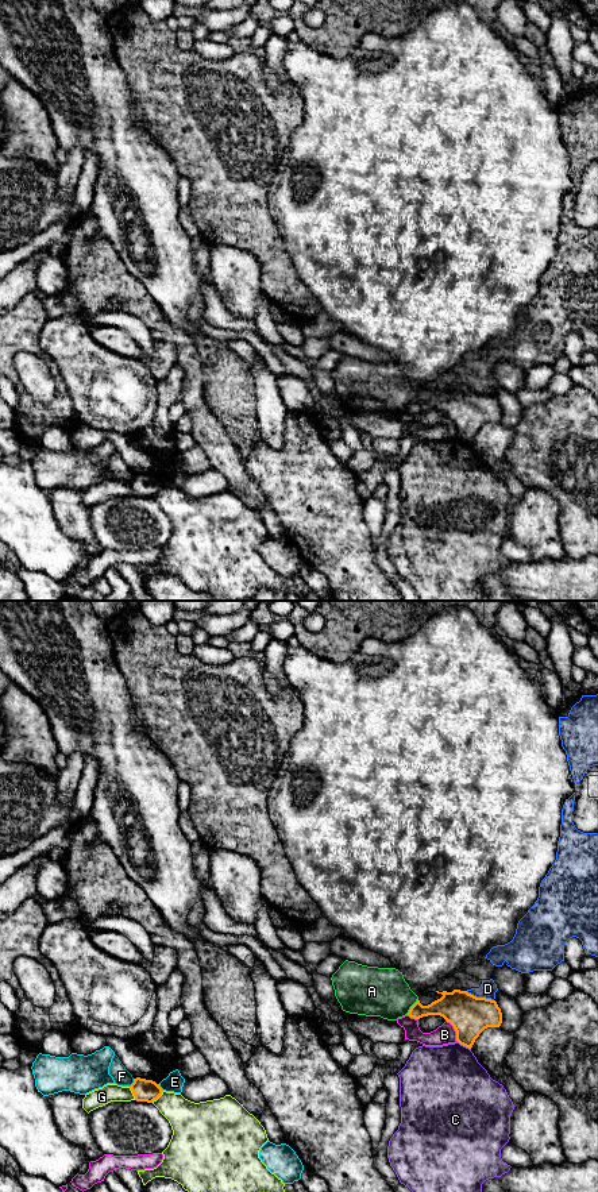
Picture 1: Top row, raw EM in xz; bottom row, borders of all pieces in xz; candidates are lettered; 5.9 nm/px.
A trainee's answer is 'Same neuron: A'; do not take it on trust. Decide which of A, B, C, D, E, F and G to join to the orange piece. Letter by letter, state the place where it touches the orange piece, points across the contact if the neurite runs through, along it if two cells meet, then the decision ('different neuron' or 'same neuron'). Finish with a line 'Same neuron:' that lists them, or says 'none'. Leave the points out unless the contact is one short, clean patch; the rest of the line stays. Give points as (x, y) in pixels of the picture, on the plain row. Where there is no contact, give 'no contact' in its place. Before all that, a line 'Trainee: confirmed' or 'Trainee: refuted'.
Trainee: refuted
A: xz (412, 401) | different neuron
B: xz (455, 425) | different neuron
C: xz (465, 440) | different neuron
D: xz (479, 393) | different neuron
E: xz (159, 482) | different neuron
F: xz (134, 477) | along xz (134, 474), (130, 479) | different neuron
G: xz (132, 488) | different neuron
Same neuron: none

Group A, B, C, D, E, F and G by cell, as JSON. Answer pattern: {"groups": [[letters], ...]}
{"groups": [["A", "D"], ["B"], ["C"], ["E"], ["F"], ["G"]]}

